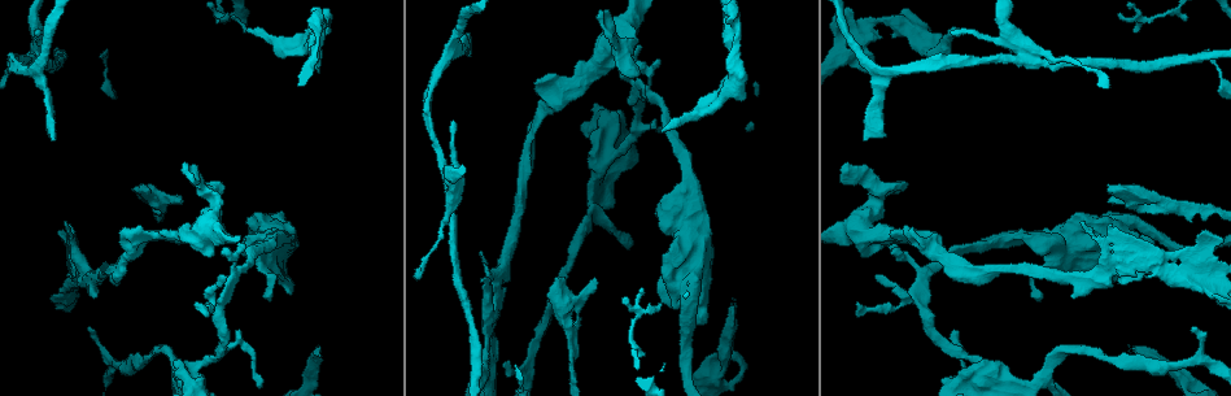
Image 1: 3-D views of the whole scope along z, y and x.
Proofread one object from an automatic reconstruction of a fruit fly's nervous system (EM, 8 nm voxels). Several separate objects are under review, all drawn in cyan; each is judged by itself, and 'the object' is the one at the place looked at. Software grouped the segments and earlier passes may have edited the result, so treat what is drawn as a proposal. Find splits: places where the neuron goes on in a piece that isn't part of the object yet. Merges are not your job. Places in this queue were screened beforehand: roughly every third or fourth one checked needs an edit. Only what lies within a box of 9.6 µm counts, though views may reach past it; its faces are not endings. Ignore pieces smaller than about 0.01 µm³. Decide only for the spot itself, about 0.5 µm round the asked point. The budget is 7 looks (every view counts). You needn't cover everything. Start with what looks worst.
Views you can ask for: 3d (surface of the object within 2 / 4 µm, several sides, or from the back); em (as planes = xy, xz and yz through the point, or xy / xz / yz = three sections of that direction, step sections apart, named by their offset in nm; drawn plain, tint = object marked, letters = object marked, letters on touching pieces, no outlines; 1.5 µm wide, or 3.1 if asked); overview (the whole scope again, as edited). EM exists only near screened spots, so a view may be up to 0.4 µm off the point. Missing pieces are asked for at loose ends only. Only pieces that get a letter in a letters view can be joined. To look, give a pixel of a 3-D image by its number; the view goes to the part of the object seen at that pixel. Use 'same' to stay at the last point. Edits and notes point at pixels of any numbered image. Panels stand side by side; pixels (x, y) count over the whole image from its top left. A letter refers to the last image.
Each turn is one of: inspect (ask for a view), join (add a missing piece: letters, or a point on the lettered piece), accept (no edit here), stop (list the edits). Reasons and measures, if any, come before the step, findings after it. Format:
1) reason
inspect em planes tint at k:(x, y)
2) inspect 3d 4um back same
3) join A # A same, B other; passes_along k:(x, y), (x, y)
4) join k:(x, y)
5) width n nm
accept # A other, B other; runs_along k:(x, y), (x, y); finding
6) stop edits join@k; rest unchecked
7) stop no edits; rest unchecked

branch stops here
inspect 3d 4um at 1:(320, 348)

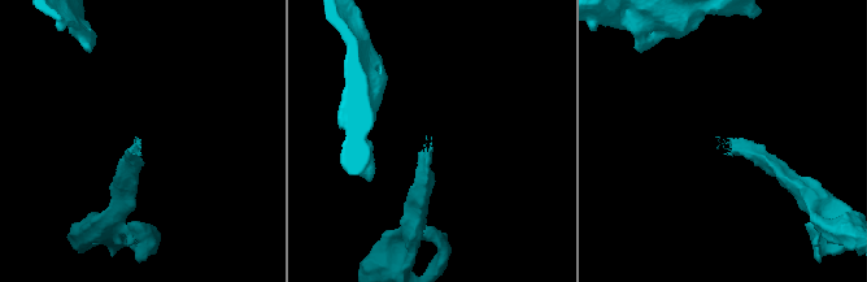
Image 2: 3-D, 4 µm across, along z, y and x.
inspect em planes tint at 2:(139, 140)

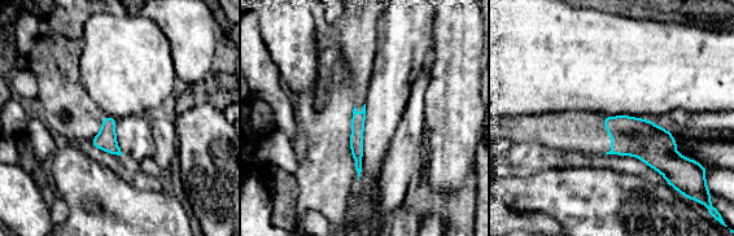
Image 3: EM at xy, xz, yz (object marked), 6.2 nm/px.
inspect em planes letters same

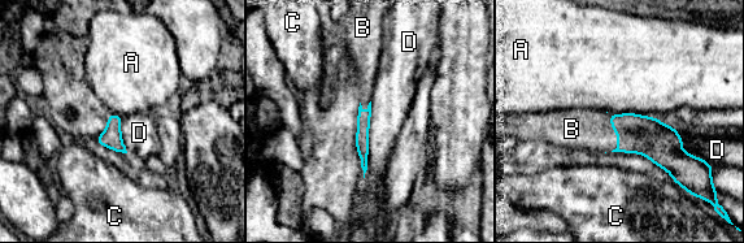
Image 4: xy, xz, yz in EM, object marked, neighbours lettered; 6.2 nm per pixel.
join 4:(590, 129) # A other, B same, C other, D other; passes_along 4:(636, 134), (614, 131), (590, 129); the neuron continues

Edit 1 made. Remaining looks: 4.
see it whole again
inspect overview

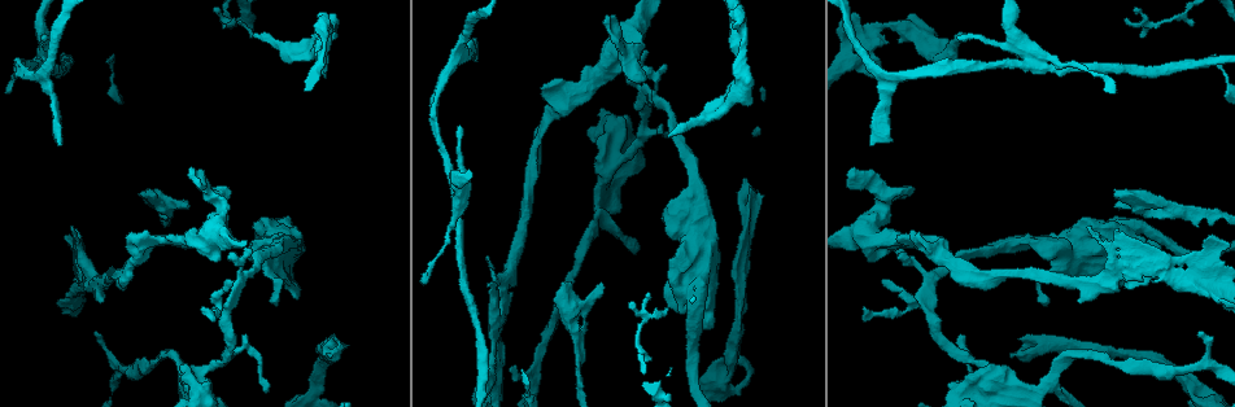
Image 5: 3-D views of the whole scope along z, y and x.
free end
inspect em xz step 4 letters at 5:(253, 35)

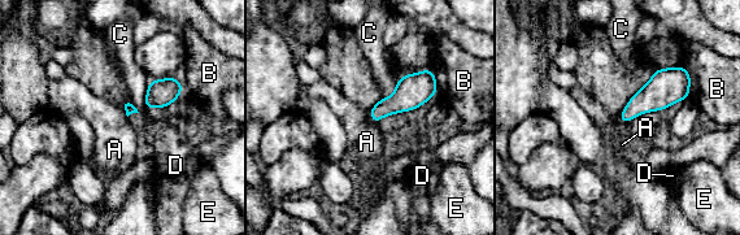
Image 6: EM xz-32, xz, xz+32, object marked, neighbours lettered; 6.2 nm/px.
inspect em planes letters same

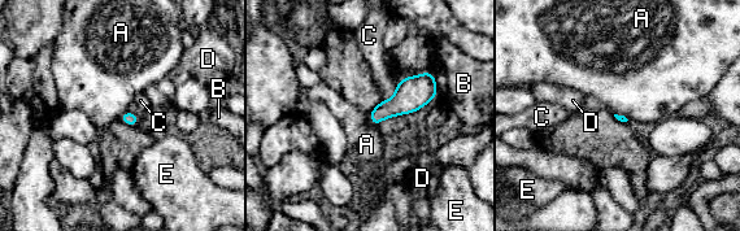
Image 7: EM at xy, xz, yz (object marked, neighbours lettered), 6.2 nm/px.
accept # A other, B other, C other, D other, E other; border 7:(369, 113), (369, 120), (375, 126); none of them fits

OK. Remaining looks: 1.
an open end
inspect em planes letters at 5:(323, 75)

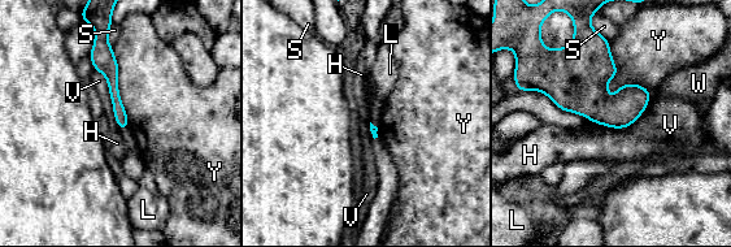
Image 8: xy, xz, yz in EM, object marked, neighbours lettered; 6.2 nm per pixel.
accept # H other, L other, S other, V other, W other, Y other; none of them fits

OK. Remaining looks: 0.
stop edits join@4; rest unchecked

